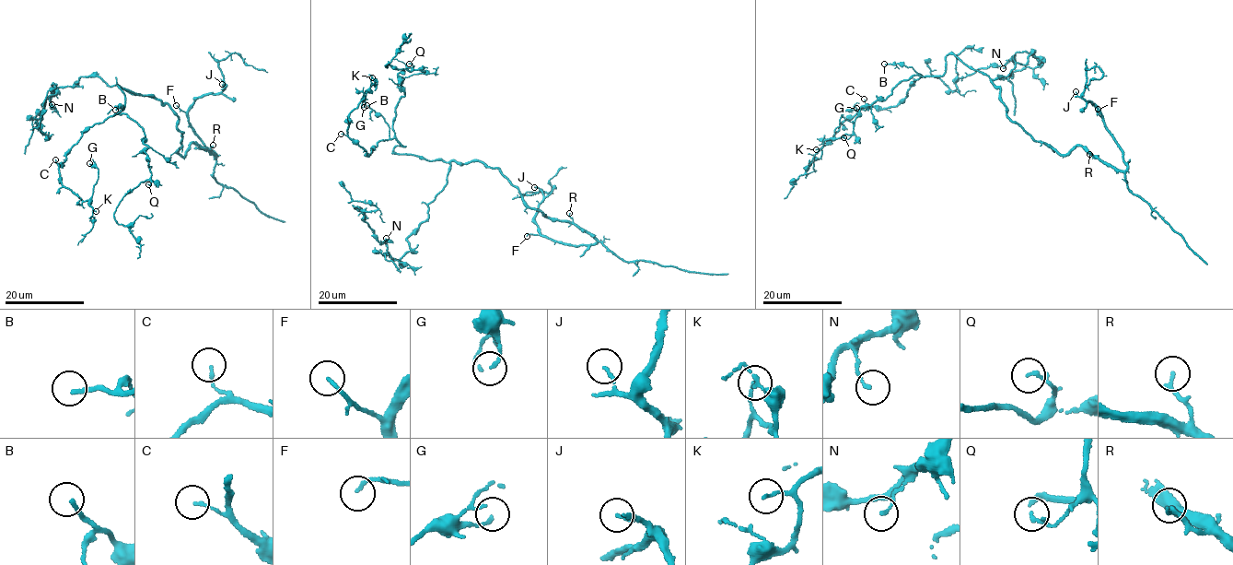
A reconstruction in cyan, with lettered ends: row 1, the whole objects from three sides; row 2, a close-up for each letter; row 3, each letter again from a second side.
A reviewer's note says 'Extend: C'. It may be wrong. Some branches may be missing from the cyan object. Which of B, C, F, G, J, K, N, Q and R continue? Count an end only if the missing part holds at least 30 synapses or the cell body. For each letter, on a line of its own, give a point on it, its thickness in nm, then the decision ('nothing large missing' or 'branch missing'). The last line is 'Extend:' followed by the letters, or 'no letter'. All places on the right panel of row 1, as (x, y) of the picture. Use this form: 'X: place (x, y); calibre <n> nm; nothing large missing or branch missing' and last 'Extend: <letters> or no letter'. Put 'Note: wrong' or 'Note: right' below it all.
B: place (884, 64); calibre 160 nm; branch missing
C: place (864, 99); calibre 120 nm; nothing large missing
F: place (1098, 109); calibre 140 nm; nothing large missing
G: place (856, 108); calibre 150 nm; nothing large missing
J: place (1075, 91); calibre 120 nm; nothing large missing
K: place (816, 149); calibre 130 nm; nothing large missing
N: place (1003, 68); calibre 110 nm; nothing large missing
Q: place (843, 137); calibre 130 nm; nothing large missing
R: place (1089, 154); calibre 160 nm; nothing large missing
Extend: B
Note: wrong

